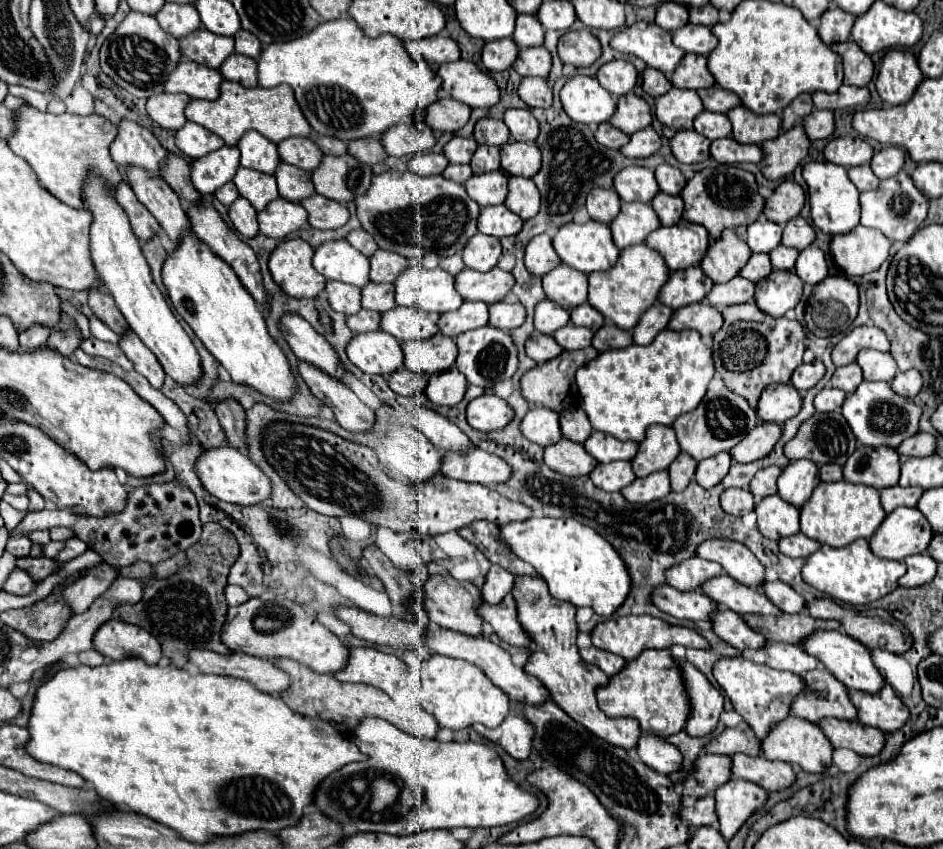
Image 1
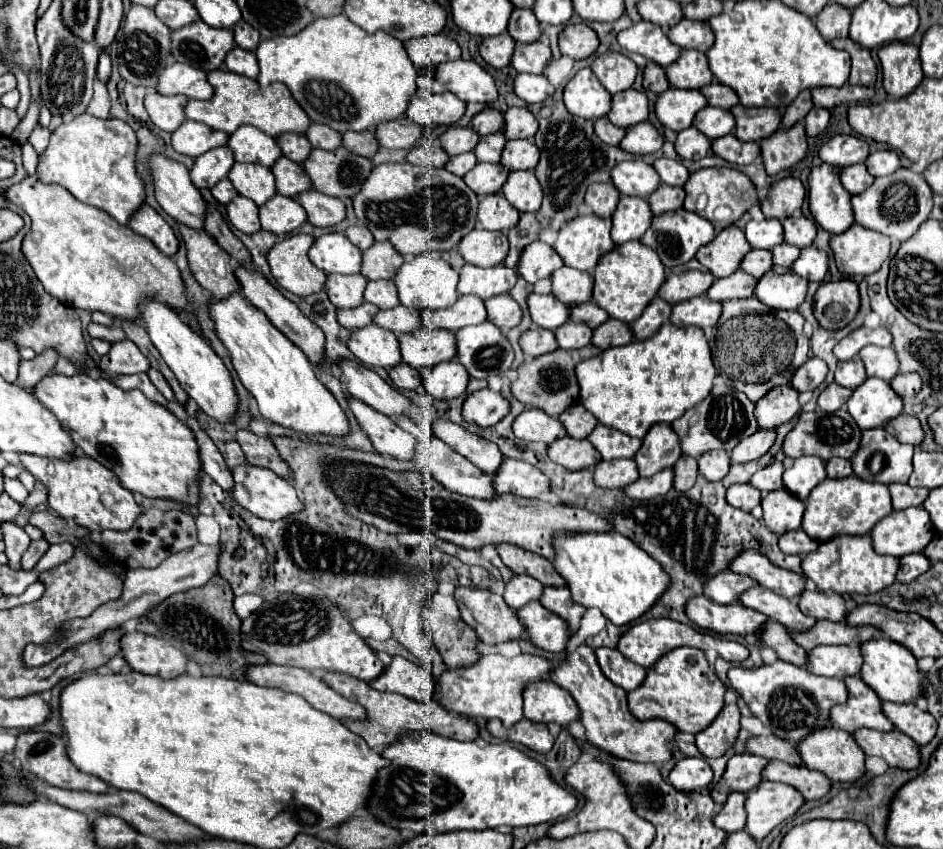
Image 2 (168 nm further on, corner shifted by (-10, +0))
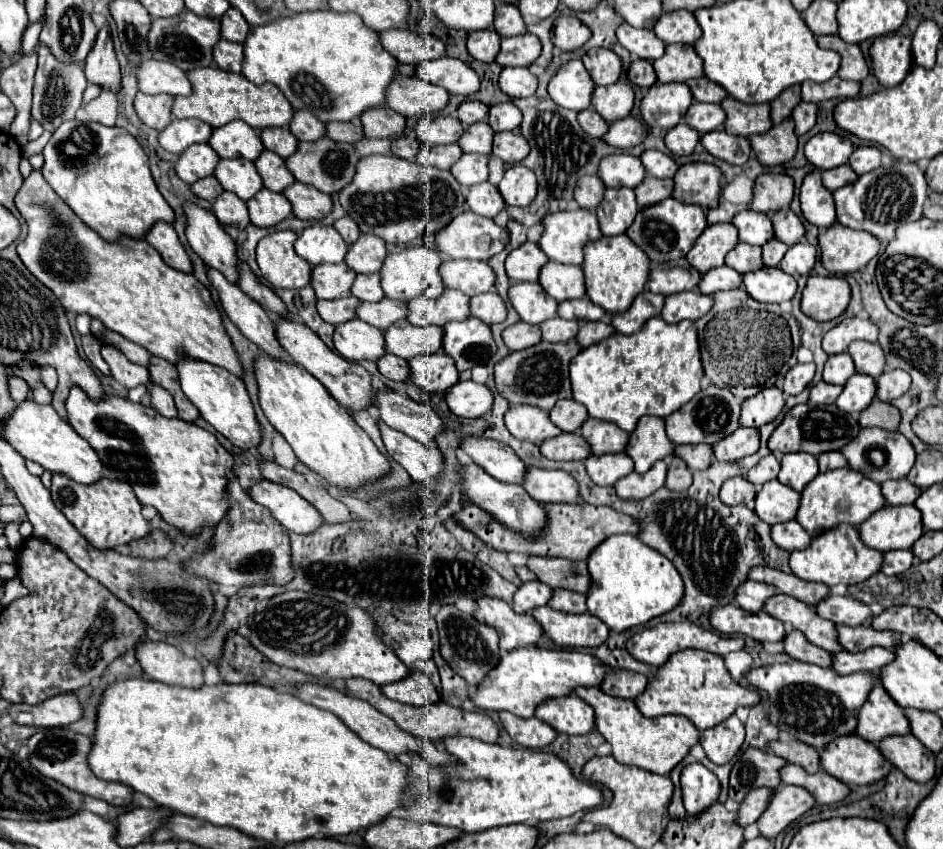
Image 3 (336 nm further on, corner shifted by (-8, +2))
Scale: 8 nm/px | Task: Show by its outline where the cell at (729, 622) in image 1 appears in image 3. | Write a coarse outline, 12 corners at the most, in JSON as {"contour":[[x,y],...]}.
{"contour":[[789,630],[783,648],[793,660],[821,668],[831,654],[813,646],[799,630]]}

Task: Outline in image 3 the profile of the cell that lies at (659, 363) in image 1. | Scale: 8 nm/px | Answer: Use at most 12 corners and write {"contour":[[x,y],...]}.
{"contour":[[651,318],[571,360],[573,400],[633,432],[699,394],[693,322]]}

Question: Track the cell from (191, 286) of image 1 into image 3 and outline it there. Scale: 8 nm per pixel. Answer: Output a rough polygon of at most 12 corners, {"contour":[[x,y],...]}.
{"contour":[[261,350],[259,406],[337,488],[389,472],[313,374]]}

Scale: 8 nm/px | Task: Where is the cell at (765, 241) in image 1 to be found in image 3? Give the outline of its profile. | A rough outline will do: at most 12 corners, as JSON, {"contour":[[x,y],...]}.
{"contour":[[741,210],[733,224],[739,240],[763,246],[773,238],[767,214]]}

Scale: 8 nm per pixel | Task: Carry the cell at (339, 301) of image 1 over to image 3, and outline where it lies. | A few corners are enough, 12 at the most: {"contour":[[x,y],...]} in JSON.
{"contour":[[319,264],[311,286],[317,298],[351,294],[357,272],[347,264]]}

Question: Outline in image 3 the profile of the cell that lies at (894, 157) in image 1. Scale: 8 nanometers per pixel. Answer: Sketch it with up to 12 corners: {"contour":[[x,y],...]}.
{"contour":[[859,146],[849,164],[861,176],[881,166],[881,150]]}

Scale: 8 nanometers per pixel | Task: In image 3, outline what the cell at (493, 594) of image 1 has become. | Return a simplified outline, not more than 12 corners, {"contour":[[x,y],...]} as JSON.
{"contour":[[539,580],[523,582],[511,606],[517,614],[547,604],[553,590]]}

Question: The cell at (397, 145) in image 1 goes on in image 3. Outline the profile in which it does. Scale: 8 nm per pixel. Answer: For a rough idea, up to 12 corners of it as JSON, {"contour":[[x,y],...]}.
{"contour":[[389,106],[361,116],[367,138],[395,138],[405,118]]}

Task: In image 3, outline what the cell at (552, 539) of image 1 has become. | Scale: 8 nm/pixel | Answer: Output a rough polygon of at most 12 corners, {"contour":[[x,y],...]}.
{"contour":[[633,534],[589,554],[587,610],[615,632],[683,598],[675,566]]}

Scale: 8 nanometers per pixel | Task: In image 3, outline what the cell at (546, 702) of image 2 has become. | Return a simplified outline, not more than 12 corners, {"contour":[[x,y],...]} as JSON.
{"contour":[[577,694],[537,706],[535,718],[565,734],[593,728],[593,708]]}

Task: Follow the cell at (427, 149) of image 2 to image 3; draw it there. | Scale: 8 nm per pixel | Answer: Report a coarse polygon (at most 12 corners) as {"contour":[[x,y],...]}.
{"contour":[[405,136],[393,140],[391,152],[399,158],[415,160],[421,152],[419,140]]}

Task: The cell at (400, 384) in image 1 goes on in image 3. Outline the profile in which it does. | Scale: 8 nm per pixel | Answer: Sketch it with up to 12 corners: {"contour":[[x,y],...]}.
{"contour":[[385,354],[377,360],[379,372],[393,382],[409,380],[409,362]]}

